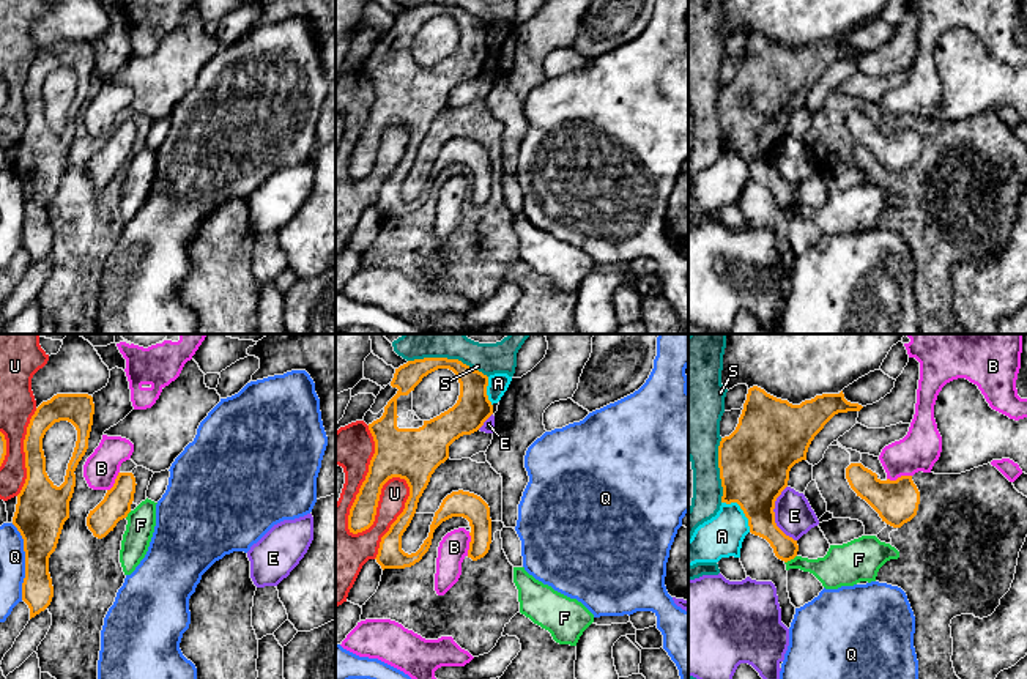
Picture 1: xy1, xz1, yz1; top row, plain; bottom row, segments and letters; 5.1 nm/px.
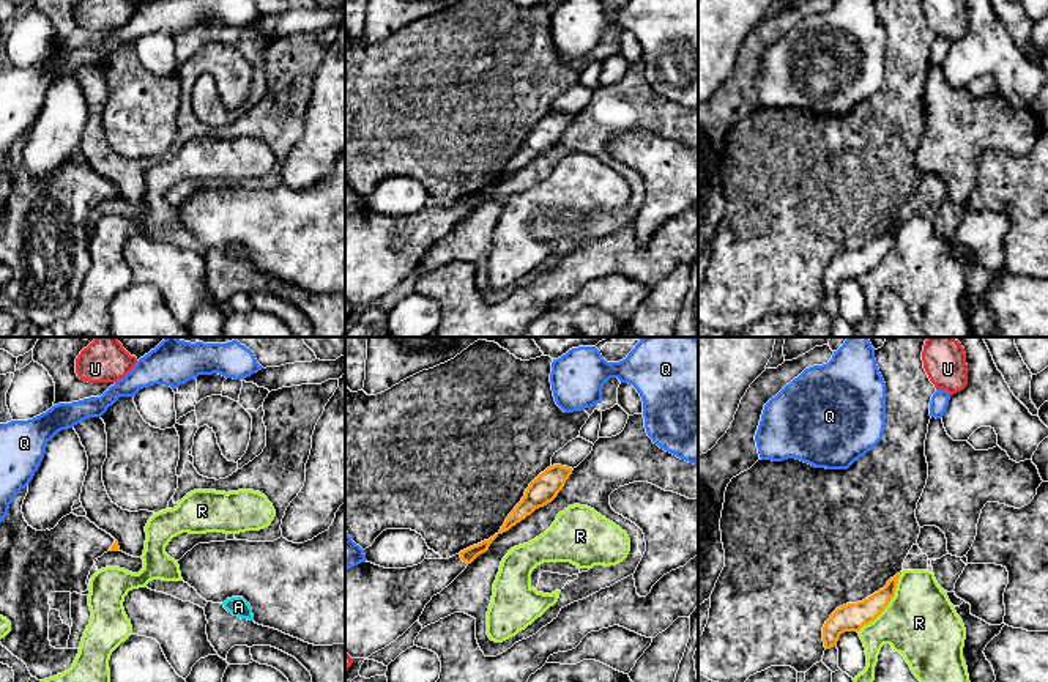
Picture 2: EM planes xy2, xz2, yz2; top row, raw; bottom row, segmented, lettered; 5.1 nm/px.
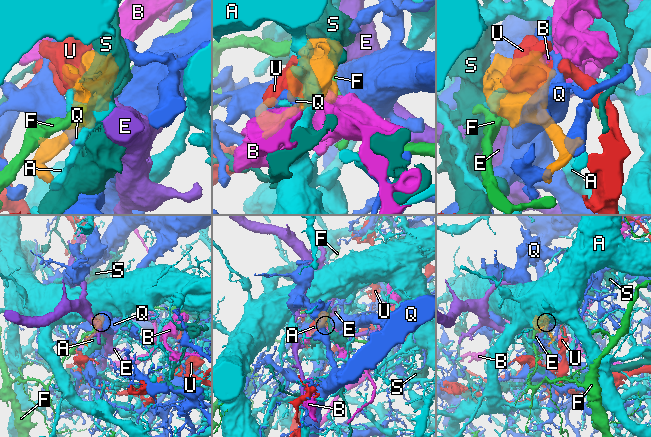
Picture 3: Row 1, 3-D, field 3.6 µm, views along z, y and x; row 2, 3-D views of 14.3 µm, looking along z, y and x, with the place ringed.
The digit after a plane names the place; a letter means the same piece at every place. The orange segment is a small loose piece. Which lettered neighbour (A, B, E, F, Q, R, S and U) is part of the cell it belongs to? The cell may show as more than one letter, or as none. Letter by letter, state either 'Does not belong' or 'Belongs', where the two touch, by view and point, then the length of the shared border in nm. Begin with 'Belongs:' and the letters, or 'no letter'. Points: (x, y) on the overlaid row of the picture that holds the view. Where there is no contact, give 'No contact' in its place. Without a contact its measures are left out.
Belongs: no letter
A: Does not belong. Touches orange at yz1 (742, 509). Shared border 220 nm
B: Does not belong. Touches orange at yz1 (898, 478). Shared border 130 nm
E: Does not belong. Touches orange at yz1 (774, 515). Shared border 300 nm
F: Does not belong. Touches orange at yz1 (789, 560). Shared border 80 nm
Q: Does not belong. Touches orange at xy1 (25, 561). Shared border 400 nm
R: Does not belong. Touches orange at yz2 (888, 604). Shared border 380 nm
S: Does not belong. Touches orange at xz1 (446, 358). Shared border 420 nm
U: Does not belong. Touches orange at xz1 (374, 517). Shared border 700 nm

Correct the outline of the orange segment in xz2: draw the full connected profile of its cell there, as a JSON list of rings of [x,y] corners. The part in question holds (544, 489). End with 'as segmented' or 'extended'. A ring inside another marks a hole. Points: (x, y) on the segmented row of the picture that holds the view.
[[[553,465],[541,473],[526,488],[525,496],[509,513],[498,534],[509,531],[512,526],[525,520],[536,509],[552,502],[563,490],[566,480],[572,474],[572,468]]] | as segmented

